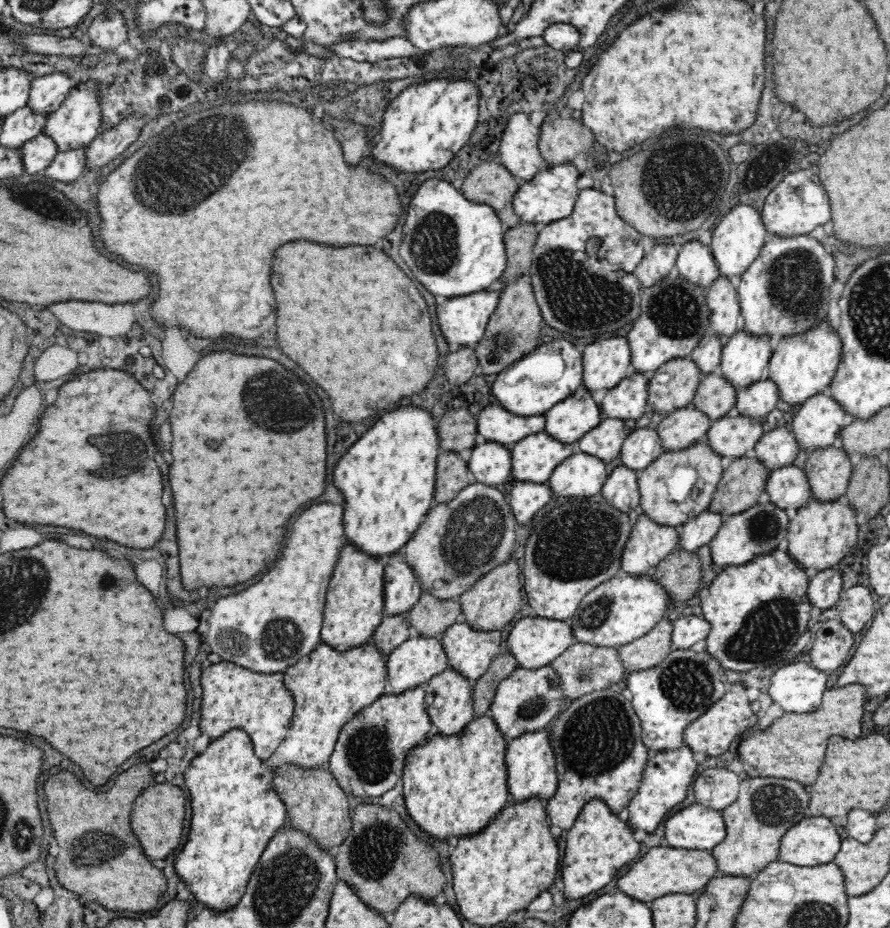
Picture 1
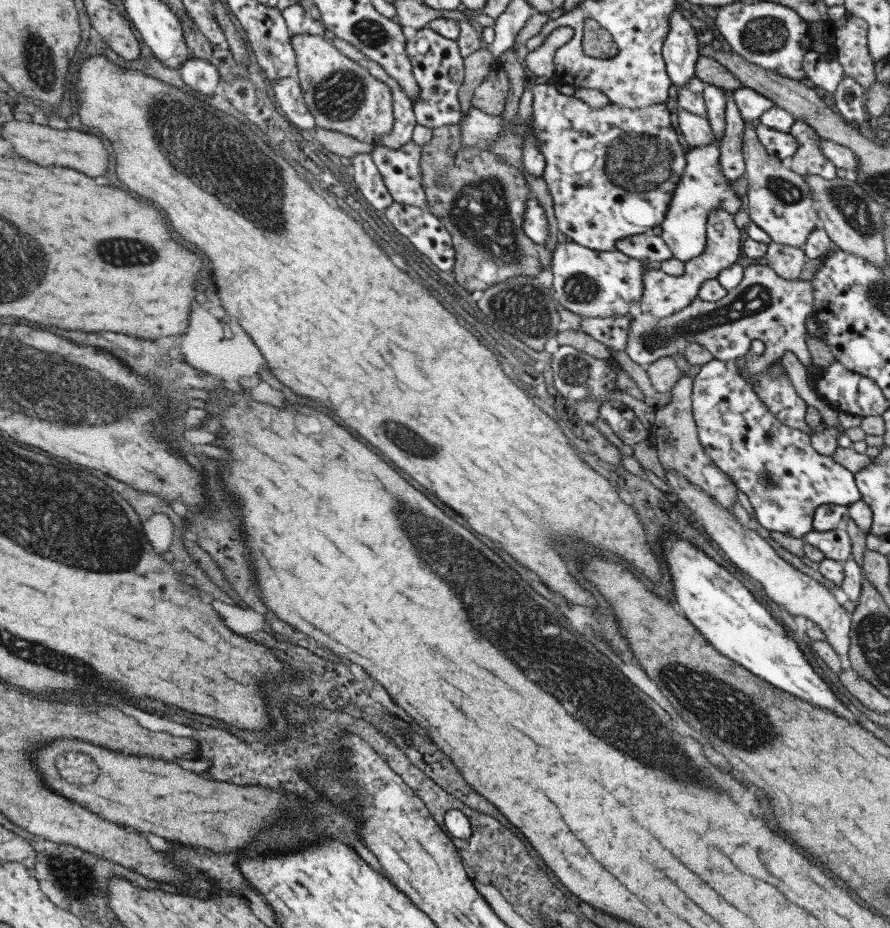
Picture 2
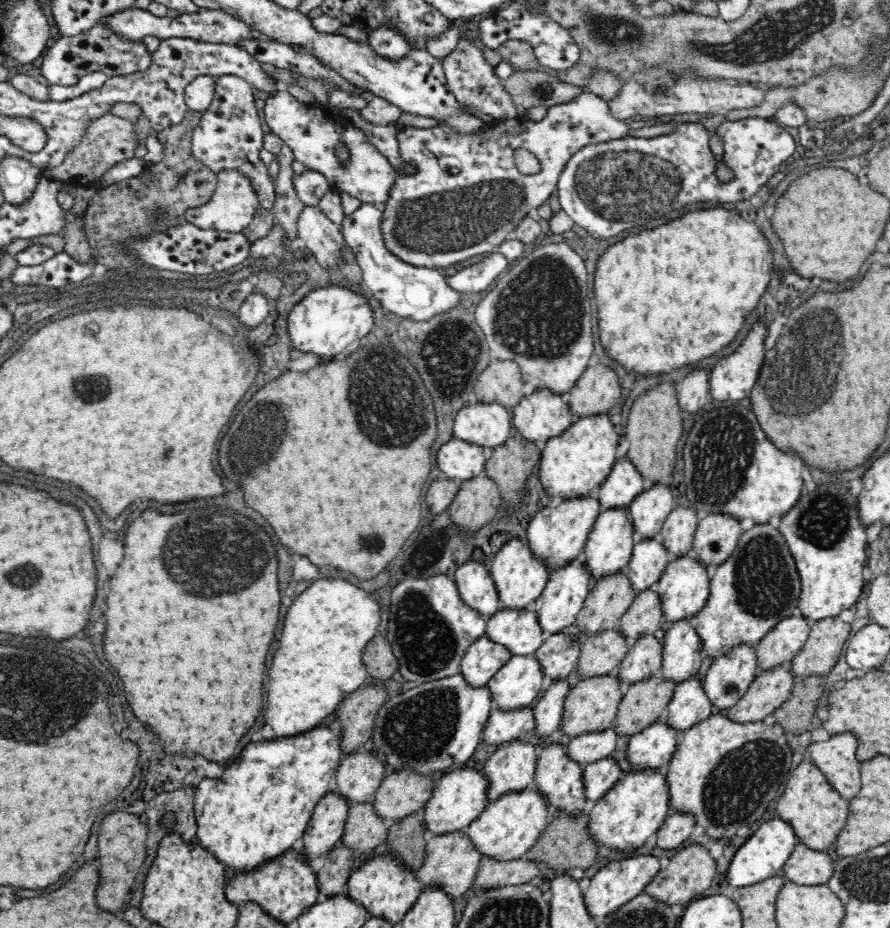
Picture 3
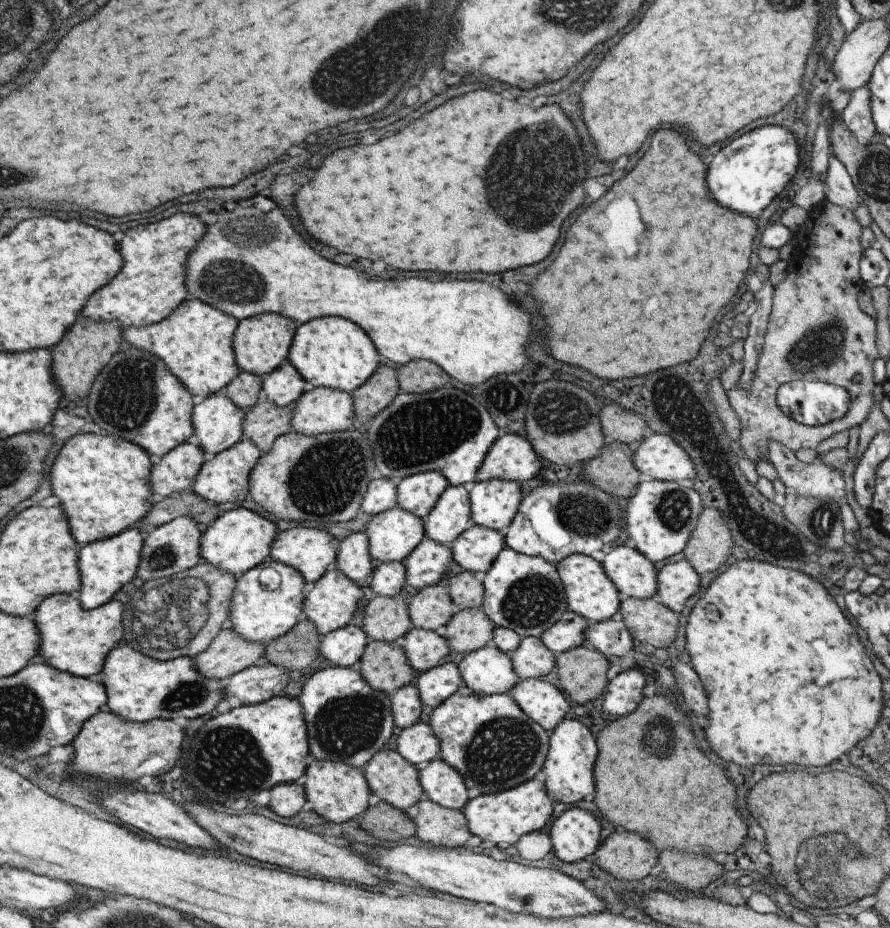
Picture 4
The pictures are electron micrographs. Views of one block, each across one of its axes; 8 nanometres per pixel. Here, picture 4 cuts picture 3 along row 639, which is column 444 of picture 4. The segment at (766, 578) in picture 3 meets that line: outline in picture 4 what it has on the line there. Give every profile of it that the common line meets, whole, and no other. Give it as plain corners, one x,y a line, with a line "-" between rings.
463,685
435,707
428,724
439,740
437,757
463,776
468,799
528,781
541,770
549,748
550,734
527,718
507,691
481,696

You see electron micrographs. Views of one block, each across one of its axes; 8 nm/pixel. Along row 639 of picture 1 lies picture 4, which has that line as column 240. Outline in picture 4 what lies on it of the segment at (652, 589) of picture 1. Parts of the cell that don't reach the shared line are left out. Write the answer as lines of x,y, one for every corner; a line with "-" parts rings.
267,558
236,578
225,625
237,632
243,640
266,644
291,630
301,619
301,606
308,585
301,578
301,574
291,566

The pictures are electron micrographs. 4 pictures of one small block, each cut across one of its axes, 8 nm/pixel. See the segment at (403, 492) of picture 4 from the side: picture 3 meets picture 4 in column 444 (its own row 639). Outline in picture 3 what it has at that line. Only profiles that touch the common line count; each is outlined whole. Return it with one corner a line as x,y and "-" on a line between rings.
486,635
481,636
467,648
461,663
460,675
472,687
484,686
506,666
511,656
510,651
506,651
502,645
490,641

